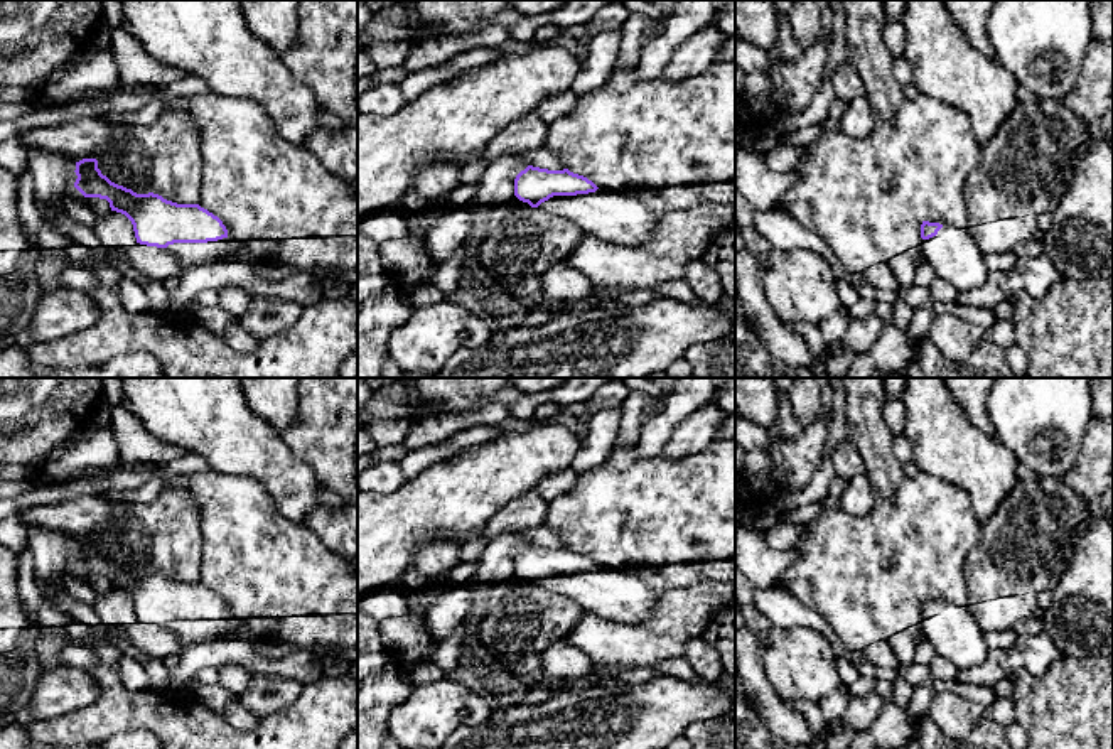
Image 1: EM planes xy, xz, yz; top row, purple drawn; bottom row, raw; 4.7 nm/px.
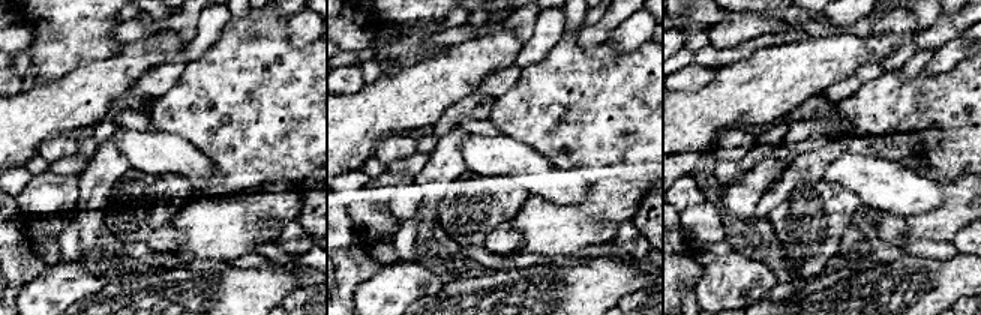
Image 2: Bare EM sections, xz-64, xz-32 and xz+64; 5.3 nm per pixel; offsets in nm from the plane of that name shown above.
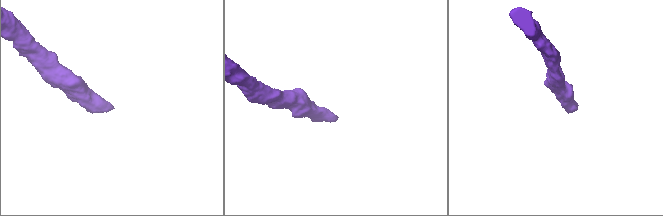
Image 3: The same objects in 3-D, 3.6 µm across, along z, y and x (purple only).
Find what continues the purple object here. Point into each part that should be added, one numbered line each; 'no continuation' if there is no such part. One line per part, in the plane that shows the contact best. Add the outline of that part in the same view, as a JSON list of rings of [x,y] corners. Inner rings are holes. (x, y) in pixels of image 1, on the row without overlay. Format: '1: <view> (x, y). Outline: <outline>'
1: xy (189, 633). Outline: [[[223,616],[207,621],[174,621],[165,628],[175,634],[186,649],[204,639],[228,639],[241,624],[241,619]]]

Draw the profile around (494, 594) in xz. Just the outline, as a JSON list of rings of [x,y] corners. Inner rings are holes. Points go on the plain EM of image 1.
[[[513,574],[506,582],[492,587],[487,590],[477,602],[477,607],[472,611],[472,617],[476,621],[481,621],[487,609],[496,604],[499,599],[508,595],[511,590],[519,589],[519,587],[528,587],[531,585],[528,580],[519,579],[516,574]]]

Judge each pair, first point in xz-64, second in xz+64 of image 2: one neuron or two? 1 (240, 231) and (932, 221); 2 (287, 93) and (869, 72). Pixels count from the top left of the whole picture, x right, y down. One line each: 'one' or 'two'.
1: one
2: two

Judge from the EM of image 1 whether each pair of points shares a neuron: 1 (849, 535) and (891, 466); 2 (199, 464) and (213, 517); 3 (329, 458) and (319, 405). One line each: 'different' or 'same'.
1: different
2: different
3: same

